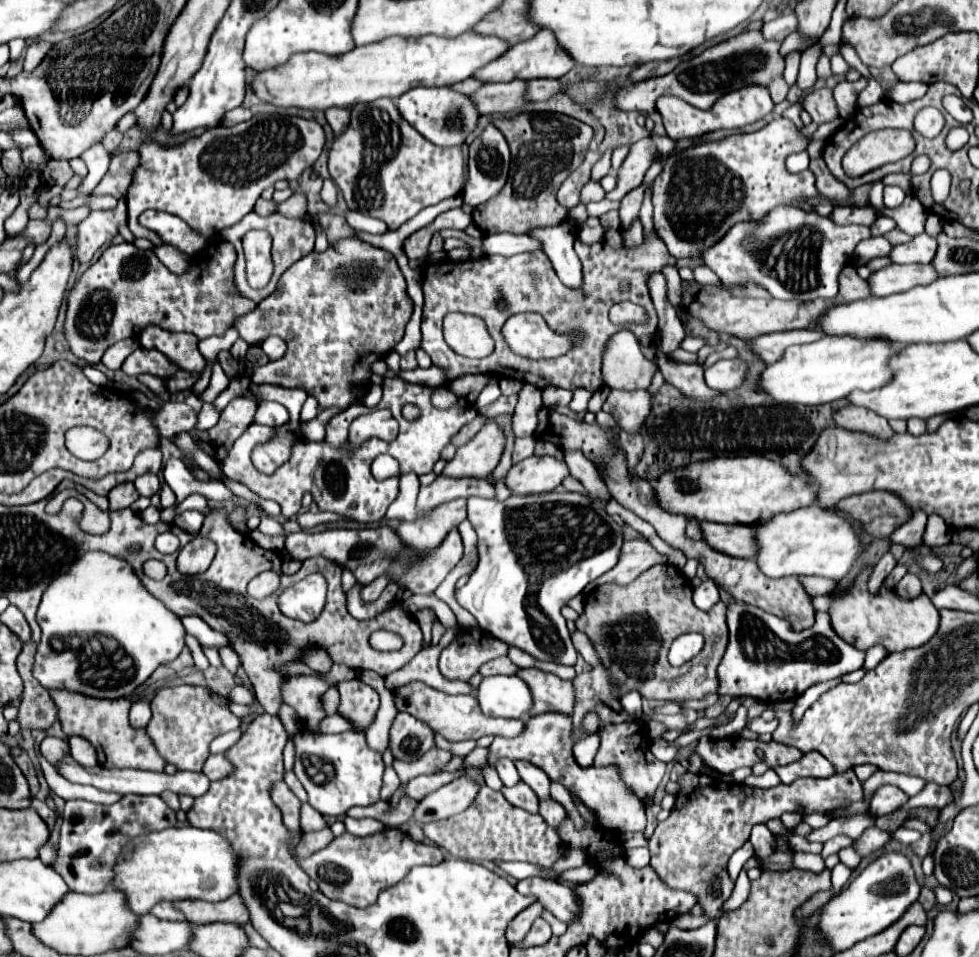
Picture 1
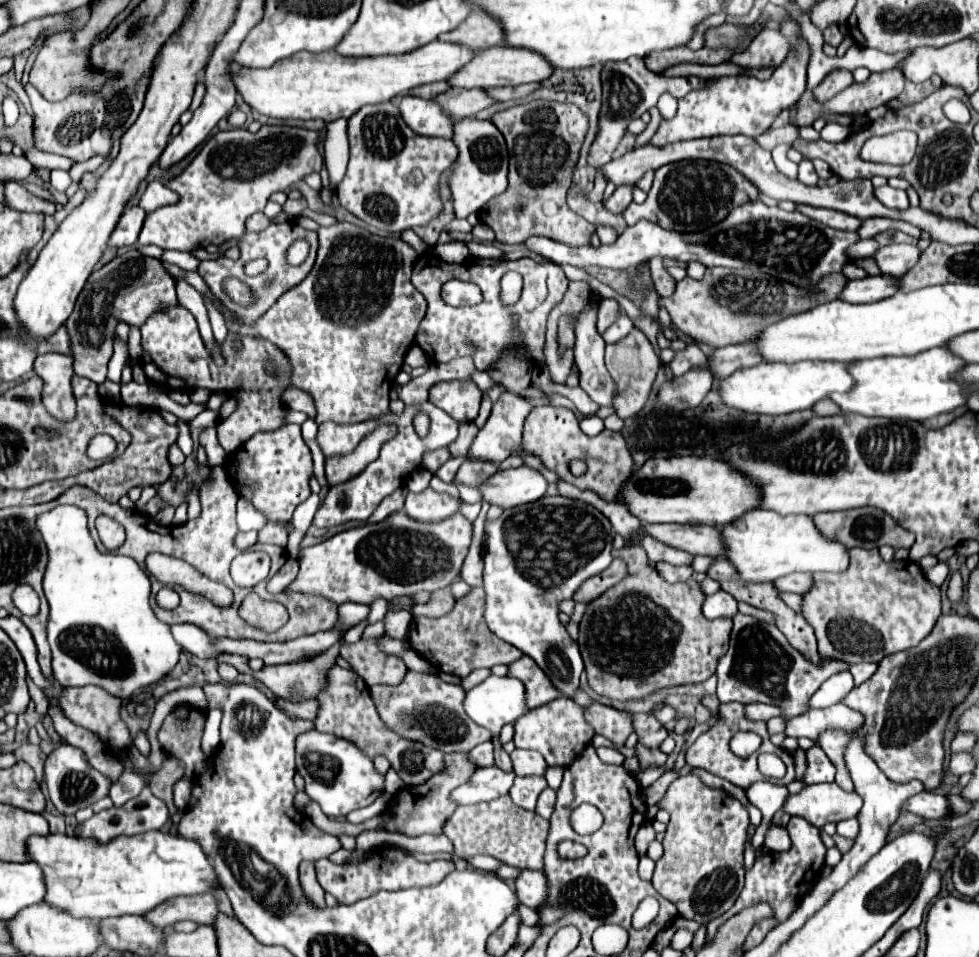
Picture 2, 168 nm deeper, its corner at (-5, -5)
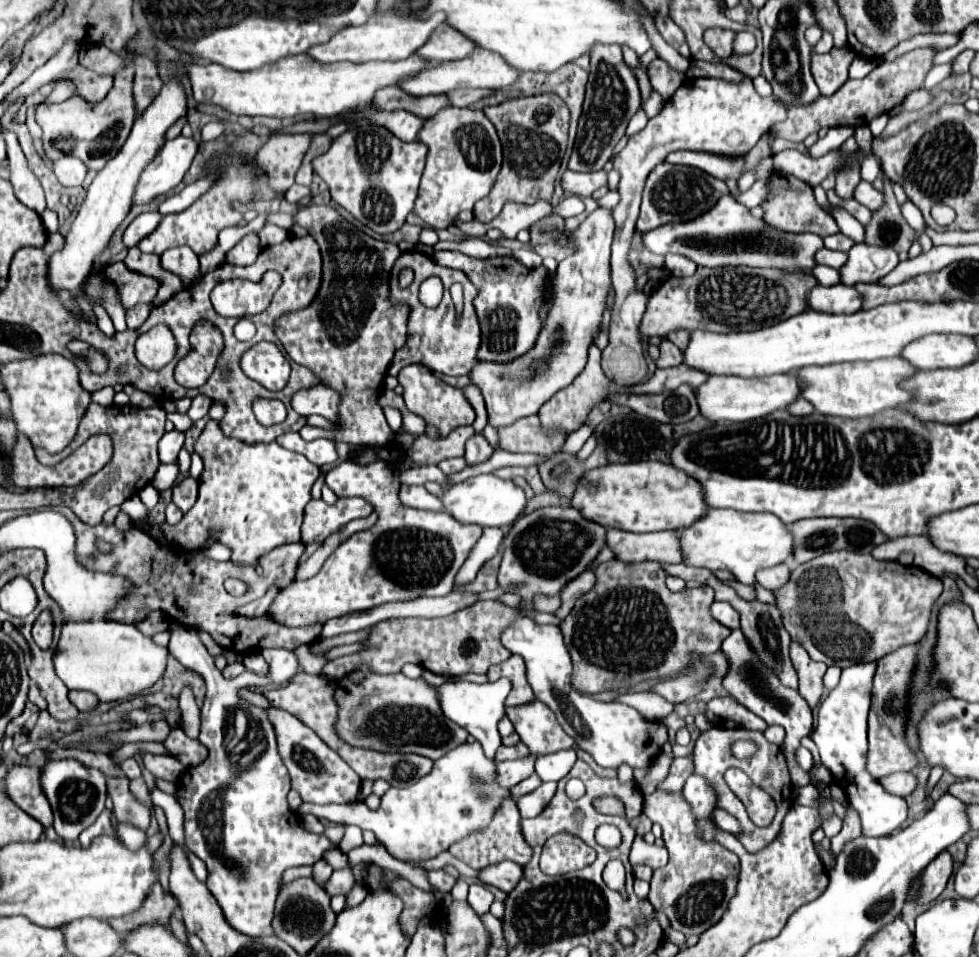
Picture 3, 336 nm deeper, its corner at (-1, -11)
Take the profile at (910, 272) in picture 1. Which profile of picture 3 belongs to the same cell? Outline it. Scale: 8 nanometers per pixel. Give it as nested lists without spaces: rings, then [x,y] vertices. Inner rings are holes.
[[[836,284],[836,286],[816,286],[810,296],[808,304],[812,310],[830,312],[830,314],[854,314],[862,308],[862,296],[856,292],[854,286]]]

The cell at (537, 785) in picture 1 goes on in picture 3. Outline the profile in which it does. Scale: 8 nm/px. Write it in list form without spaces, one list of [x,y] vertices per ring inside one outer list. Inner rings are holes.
[[[518,742],[516,746],[500,746],[496,752],[496,760],[518,760],[518,758],[528,758],[530,752],[526,750],[526,746],[522,742]]]

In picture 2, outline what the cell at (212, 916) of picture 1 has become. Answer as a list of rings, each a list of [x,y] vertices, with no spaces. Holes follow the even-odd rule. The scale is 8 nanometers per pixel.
[[[196,894],[196,896],[176,896],[170,898],[158,908],[152,908],[144,914],[144,918],[158,926],[168,928],[180,920],[192,920],[196,924],[210,924],[218,912],[216,900],[210,894]]]

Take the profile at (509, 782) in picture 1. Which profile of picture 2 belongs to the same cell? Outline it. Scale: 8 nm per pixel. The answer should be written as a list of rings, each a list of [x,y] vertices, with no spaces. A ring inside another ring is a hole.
[[[488,676],[486,680],[482,680],[478,686],[470,688],[466,692],[464,698],[464,710],[466,714],[484,728],[488,728],[492,732],[492,744],[494,744],[494,764],[502,770],[512,770],[510,764],[510,756],[506,752],[498,752],[498,734],[502,727],[508,723],[514,723],[518,716],[522,716],[522,712],[526,712],[526,696],[524,696],[524,688],[522,682],[510,676]]]

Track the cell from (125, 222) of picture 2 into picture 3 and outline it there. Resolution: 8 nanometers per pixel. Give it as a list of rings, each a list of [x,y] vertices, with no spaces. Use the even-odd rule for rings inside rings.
[[[148,212],[148,214],[136,216],[132,220],[132,224],[124,230],[124,244],[126,244],[126,248],[136,246],[144,236],[148,236],[158,226],[160,220],[162,220],[162,216],[158,212]]]

